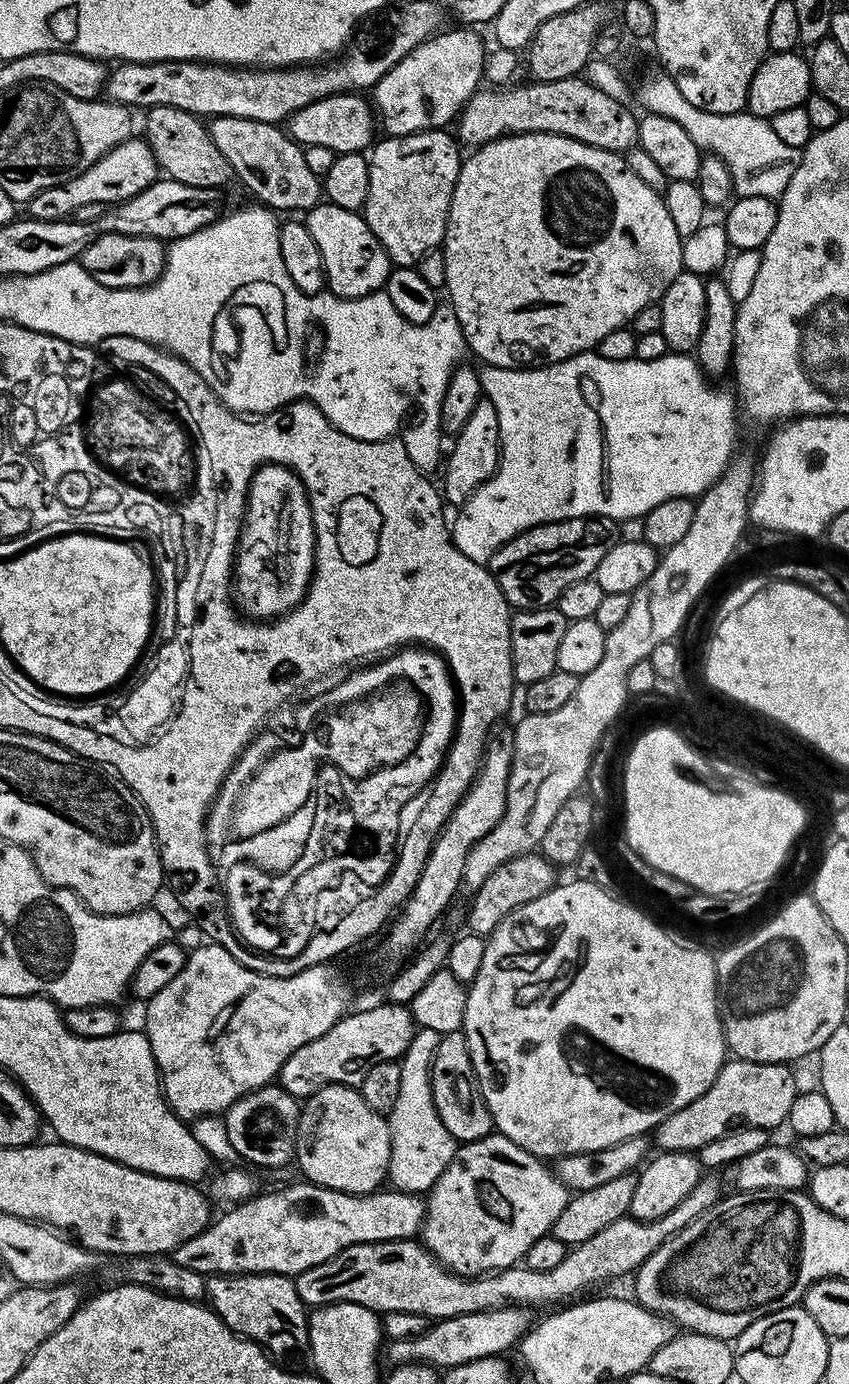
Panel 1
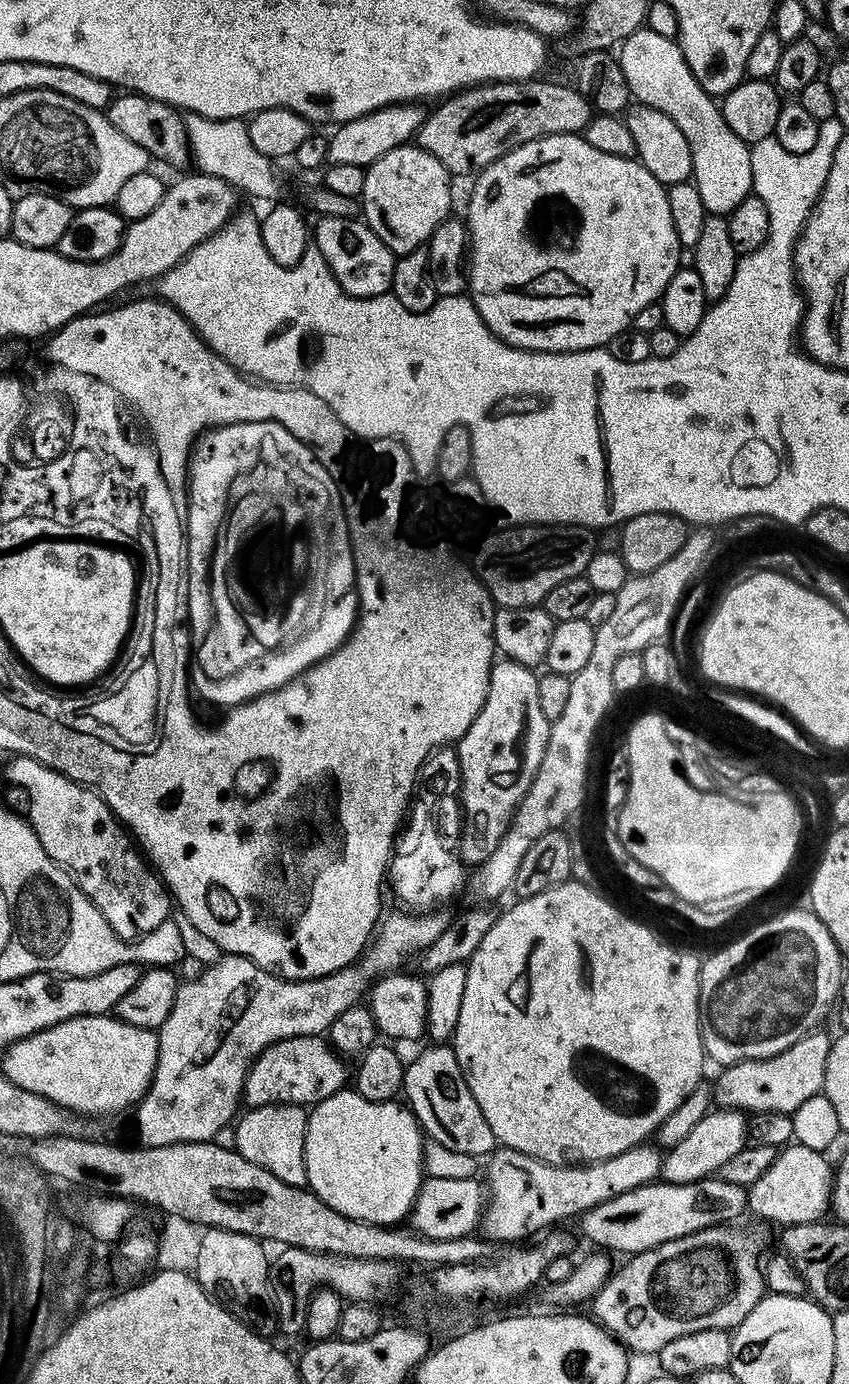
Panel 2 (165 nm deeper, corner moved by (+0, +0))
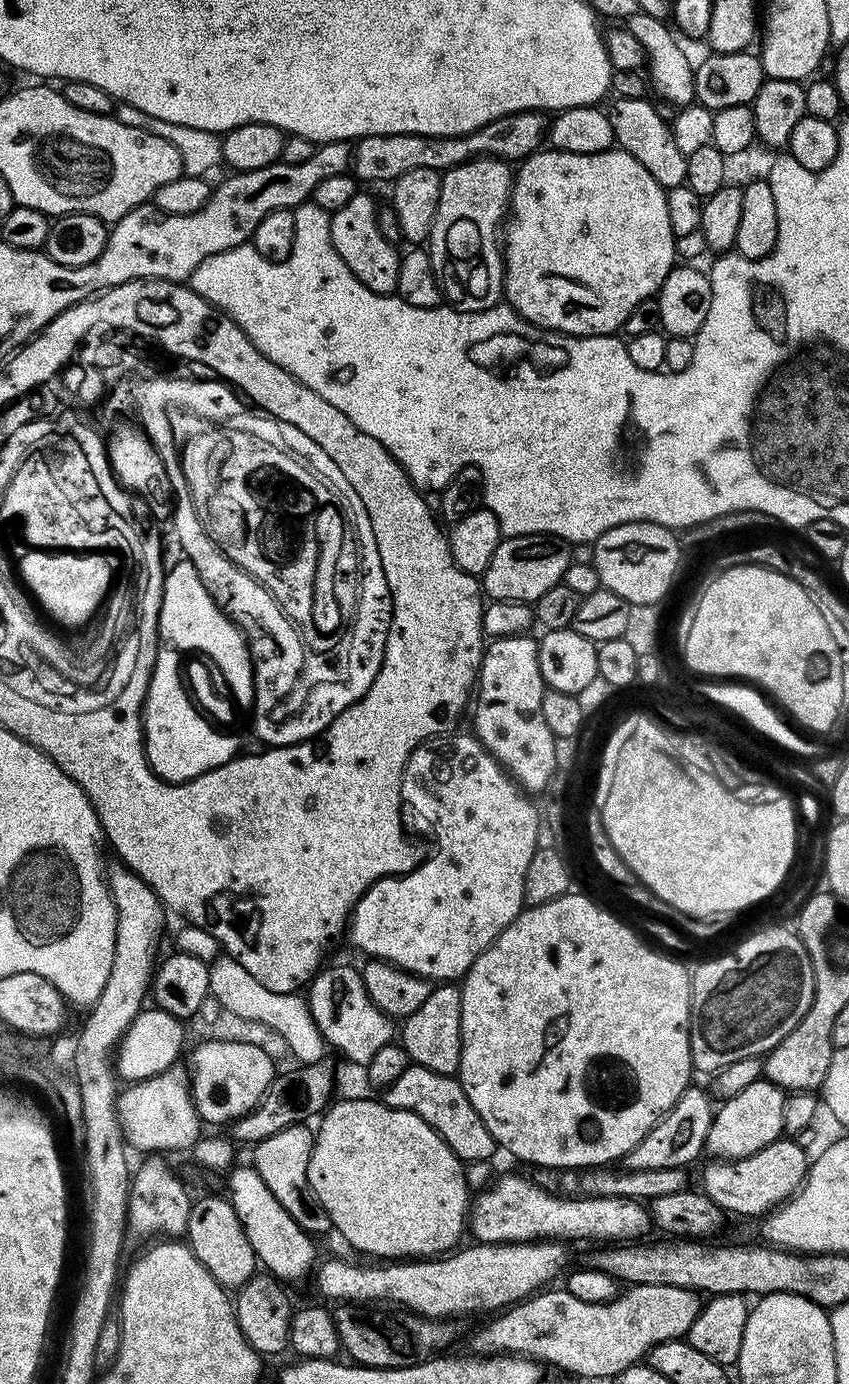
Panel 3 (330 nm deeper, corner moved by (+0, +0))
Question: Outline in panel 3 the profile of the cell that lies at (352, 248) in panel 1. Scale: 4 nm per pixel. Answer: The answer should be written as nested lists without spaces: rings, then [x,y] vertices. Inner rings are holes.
[[[364,190],[357,191],[356,196],[342,206],[342,210],[331,213],[330,238],[334,250],[338,250],[338,258],[350,266],[354,278],[358,278],[362,286],[387,296],[395,293],[398,286],[401,253],[397,245],[387,241],[378,230],[377,209],[377,202],[372,201]]]

